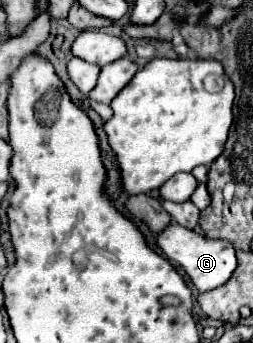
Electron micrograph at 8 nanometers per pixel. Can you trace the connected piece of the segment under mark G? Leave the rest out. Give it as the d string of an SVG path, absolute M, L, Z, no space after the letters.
M171 222L157 236L157 246L165 254L167 260L171 260L179 268L183 268L183 272L189 276L191 284L199 292L207 292L207 290L213 290L213 288L225 284L231 278L231 274L233 274L233 270L237 266L235 250L233 250L233 246L227 240L211 240L211 238L205 238L205 236L197 234L195 230L189 230L185 226L177 224L177 222Z

